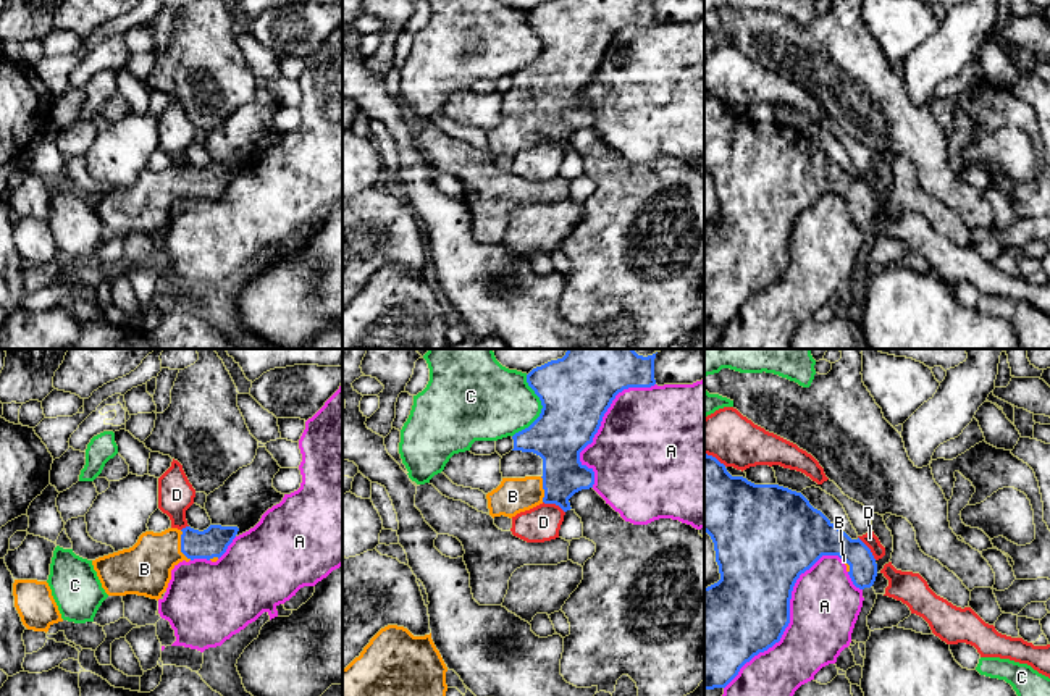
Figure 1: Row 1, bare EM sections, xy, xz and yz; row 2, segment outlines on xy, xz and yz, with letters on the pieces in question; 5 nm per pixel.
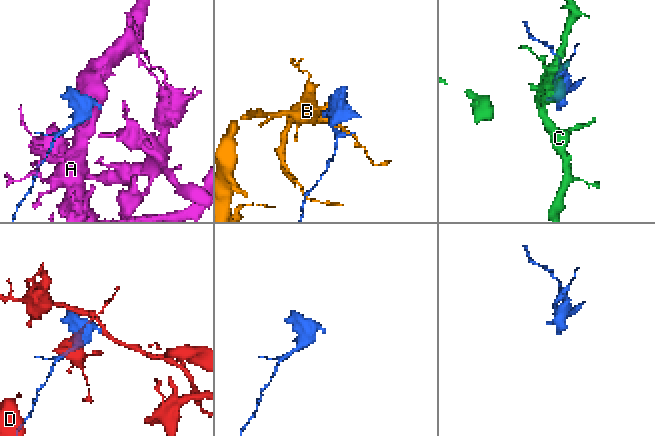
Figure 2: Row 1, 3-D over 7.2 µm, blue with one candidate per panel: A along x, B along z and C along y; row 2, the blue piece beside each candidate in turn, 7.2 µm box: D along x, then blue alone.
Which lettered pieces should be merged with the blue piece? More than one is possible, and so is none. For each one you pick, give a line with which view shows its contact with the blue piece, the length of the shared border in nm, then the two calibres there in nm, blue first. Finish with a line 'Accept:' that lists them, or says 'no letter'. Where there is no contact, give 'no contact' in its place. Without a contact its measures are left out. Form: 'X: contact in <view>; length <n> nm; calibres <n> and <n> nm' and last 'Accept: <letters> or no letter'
B: contact in xy; length 160 nm; calibres 150 and 260 nm
Accept: B

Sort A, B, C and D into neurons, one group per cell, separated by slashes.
A / B / C / D

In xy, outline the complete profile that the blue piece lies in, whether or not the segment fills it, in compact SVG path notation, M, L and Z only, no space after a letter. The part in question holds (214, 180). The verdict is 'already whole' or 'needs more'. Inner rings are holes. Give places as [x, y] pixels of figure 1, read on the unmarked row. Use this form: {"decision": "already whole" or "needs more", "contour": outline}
{"decision": "needs more", "contour": "M210 163L204 170L191 165L145 170L132 186L99 195L92 203L108 234L137 233L158 239L179 200L216 200L237 170L237 165L221 163Z"}

